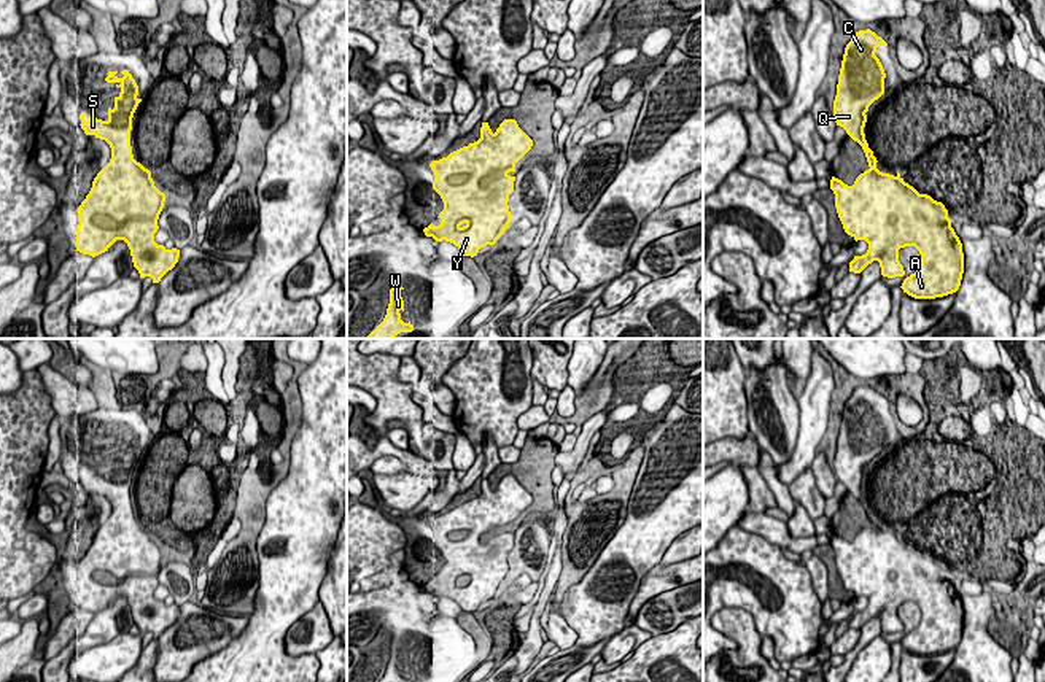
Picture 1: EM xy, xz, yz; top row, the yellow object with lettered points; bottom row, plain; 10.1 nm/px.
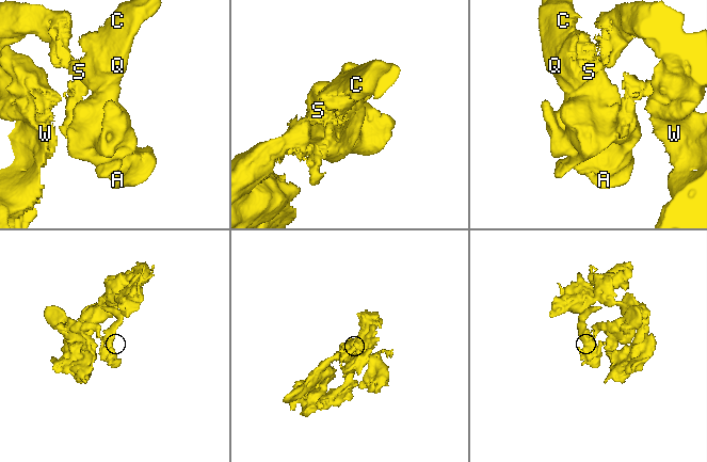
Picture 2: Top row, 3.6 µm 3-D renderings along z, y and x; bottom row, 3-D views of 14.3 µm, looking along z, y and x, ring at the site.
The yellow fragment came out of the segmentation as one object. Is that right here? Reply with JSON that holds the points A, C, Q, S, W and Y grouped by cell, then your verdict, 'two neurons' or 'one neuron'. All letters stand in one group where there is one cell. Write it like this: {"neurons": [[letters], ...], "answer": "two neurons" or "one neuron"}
{"neurons": [["A", "C", "Q", "S", "W", "Y"]], "answer": "one neuron"}

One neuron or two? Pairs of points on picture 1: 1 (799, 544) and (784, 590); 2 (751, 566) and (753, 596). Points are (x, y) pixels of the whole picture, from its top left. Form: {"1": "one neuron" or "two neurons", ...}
{"1": "two neurons", "2": "one neuron"}

